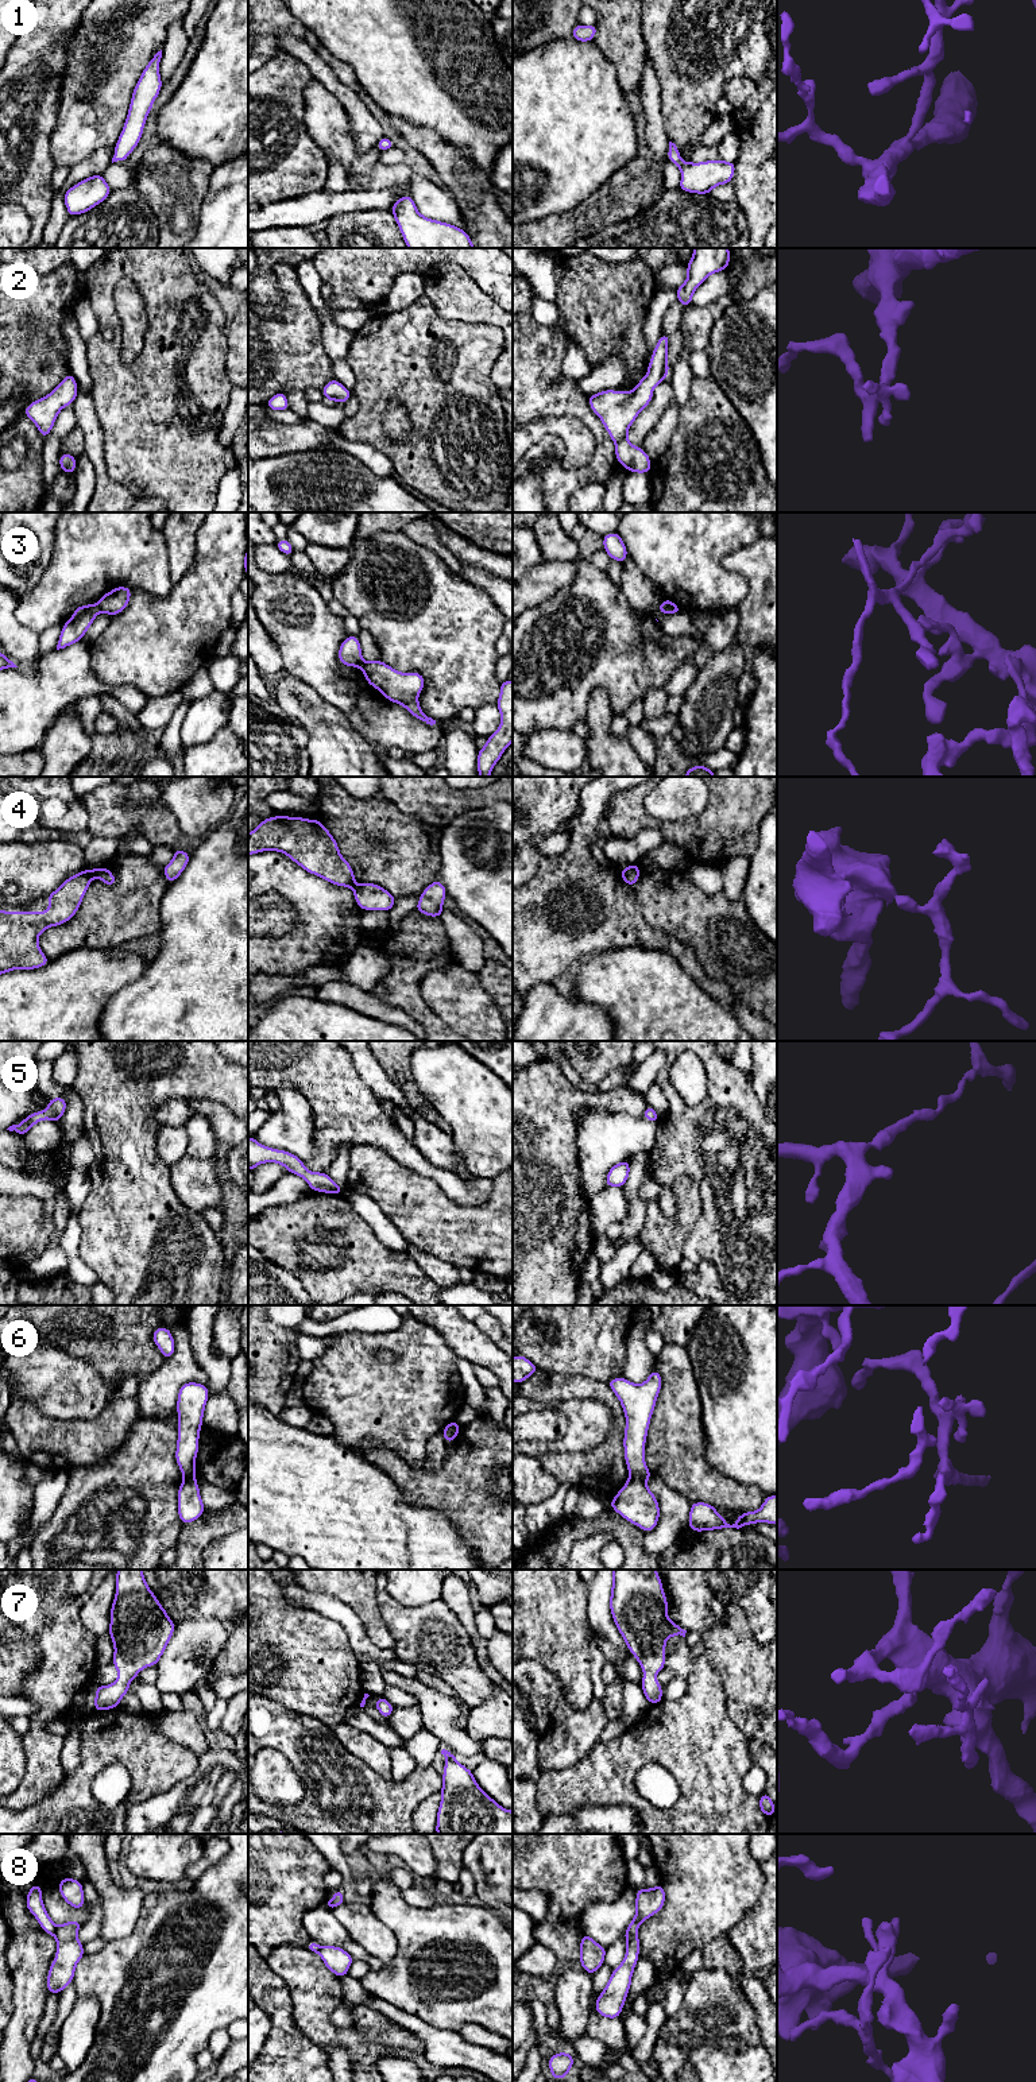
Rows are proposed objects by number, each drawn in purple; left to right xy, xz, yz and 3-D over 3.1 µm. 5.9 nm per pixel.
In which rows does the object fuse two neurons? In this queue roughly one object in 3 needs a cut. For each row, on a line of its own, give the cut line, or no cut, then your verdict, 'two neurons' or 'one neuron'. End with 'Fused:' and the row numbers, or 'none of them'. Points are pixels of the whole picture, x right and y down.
1: no cut; one neuron
2: no cut; one neuron
3: cut in xy along (96, 603), (100, 611); two neurons
4: cut in xy along (89, 870), (92, 877); two neurons
5: no cut; one neuron
6: cut in yz along (630, 1477), (637, 1477), (645, 1482); two neurons
7: no cut; one neuron
8: cut in xy along (55, 1926), (53, 1935); two neurons
Fused: 3, 4, 6, 8

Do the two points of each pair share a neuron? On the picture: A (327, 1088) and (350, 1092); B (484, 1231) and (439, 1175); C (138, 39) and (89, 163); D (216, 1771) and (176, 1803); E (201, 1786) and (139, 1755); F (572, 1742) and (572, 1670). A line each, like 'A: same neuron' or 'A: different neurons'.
A: same neuron
B: different neurons
C: different neurons
D: same neuron
E: different neurons
F: different neurons

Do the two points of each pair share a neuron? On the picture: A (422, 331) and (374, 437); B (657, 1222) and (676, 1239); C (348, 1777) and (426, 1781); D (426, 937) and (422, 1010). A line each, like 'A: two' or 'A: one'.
A: one
B: one
C: one
D: one

